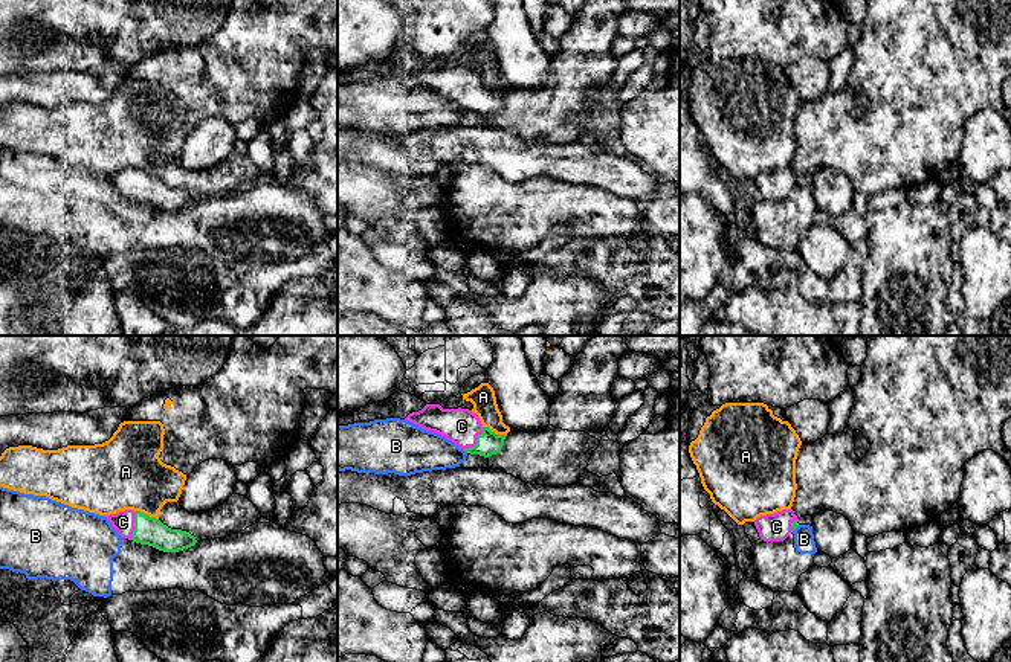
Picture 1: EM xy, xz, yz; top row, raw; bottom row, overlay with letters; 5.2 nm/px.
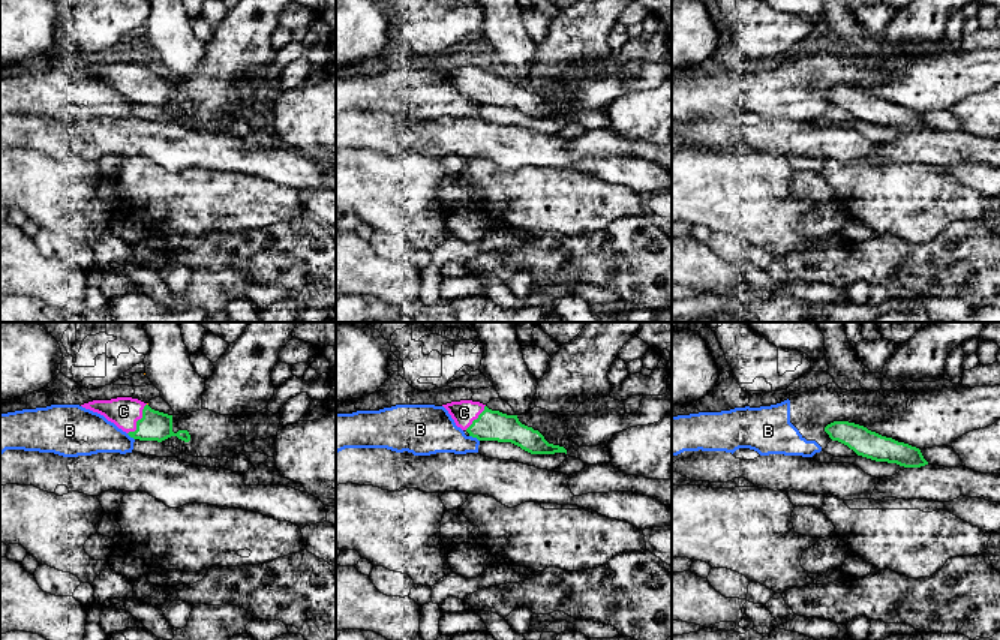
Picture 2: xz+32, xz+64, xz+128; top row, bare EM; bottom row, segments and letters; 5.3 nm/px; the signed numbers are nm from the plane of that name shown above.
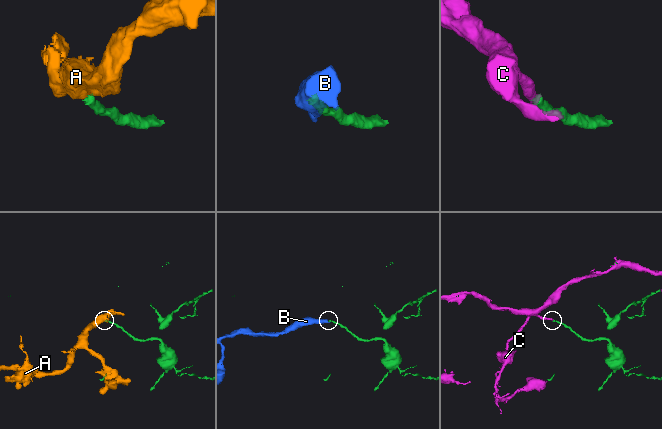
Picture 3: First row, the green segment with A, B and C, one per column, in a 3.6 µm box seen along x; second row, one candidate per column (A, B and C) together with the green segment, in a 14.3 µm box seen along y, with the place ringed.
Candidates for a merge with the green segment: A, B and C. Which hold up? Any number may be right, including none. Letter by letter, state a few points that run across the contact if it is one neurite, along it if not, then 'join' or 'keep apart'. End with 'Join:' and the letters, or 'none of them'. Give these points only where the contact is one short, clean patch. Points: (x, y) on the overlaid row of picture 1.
A: xy (135, 510), (158, 519) | keep apart
B: yz (799, 525), (793, 531) | keep apart
C: join
Join: C

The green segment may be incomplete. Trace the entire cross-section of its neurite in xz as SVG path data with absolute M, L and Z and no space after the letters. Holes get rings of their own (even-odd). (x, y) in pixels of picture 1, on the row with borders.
M426 404L405 419L447 438L466 453L484 458L499 453L507 436L484 427L476 413L461 407L443 409L440 404Z

